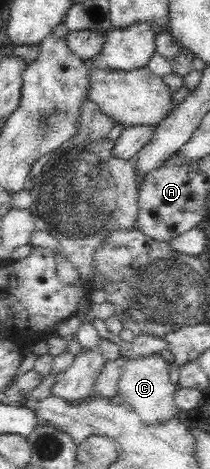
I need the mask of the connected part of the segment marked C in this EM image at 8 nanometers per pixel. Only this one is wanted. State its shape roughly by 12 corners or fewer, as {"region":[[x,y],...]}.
{"region":[[159,352],[126,359],[118,393],[147,425],[178,410]]}

